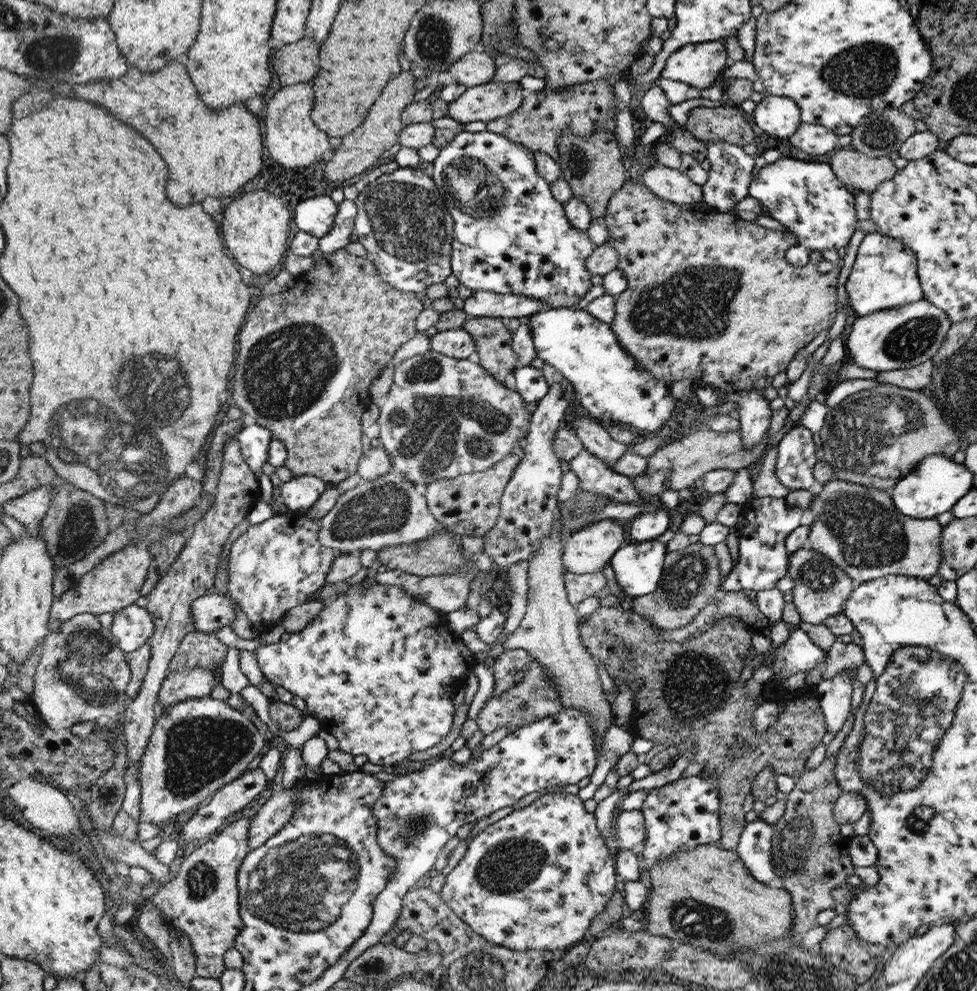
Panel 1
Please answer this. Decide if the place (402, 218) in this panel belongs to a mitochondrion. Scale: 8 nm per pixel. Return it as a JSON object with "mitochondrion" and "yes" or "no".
{"mitochondrion":"yes"}

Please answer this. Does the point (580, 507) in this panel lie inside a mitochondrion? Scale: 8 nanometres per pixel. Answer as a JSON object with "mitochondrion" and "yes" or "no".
{"mitochondrion":"yes"}

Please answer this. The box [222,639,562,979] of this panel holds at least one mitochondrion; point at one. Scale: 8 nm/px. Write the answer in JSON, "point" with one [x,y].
{"point":[304,883]}

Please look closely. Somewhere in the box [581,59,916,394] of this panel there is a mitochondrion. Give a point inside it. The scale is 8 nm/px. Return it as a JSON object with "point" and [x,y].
{"point":[678,306]}

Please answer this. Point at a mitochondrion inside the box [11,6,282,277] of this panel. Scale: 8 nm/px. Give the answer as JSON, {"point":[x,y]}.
{"point":[56,53]}

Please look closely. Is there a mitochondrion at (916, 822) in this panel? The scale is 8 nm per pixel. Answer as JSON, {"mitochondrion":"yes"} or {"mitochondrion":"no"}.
{"mitochondrion":"yes"}

